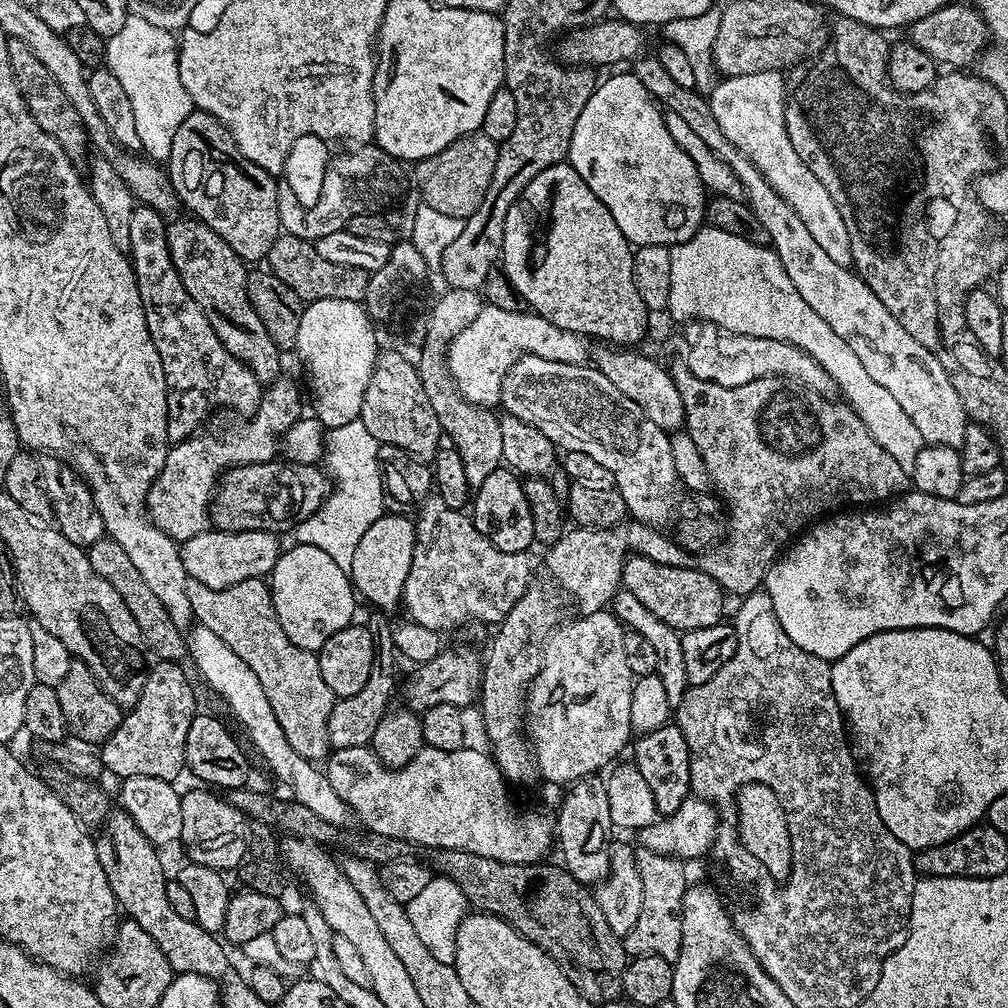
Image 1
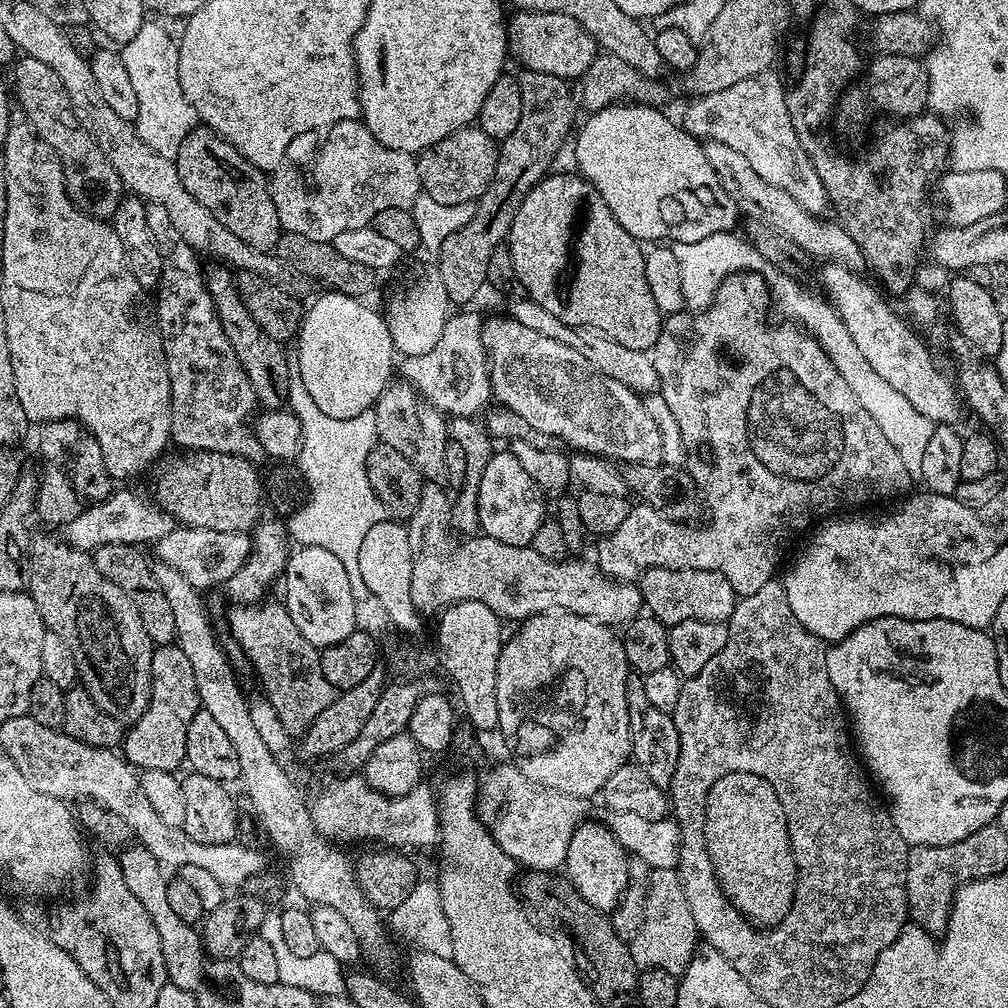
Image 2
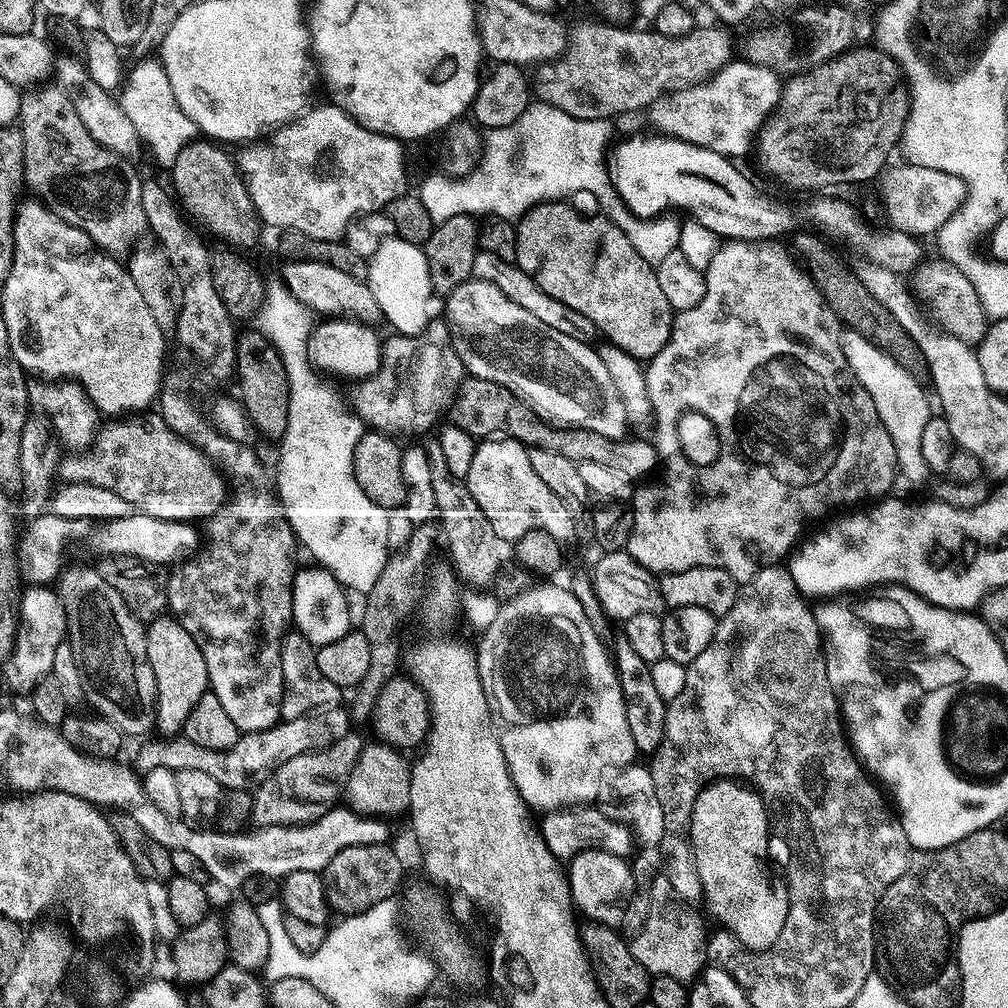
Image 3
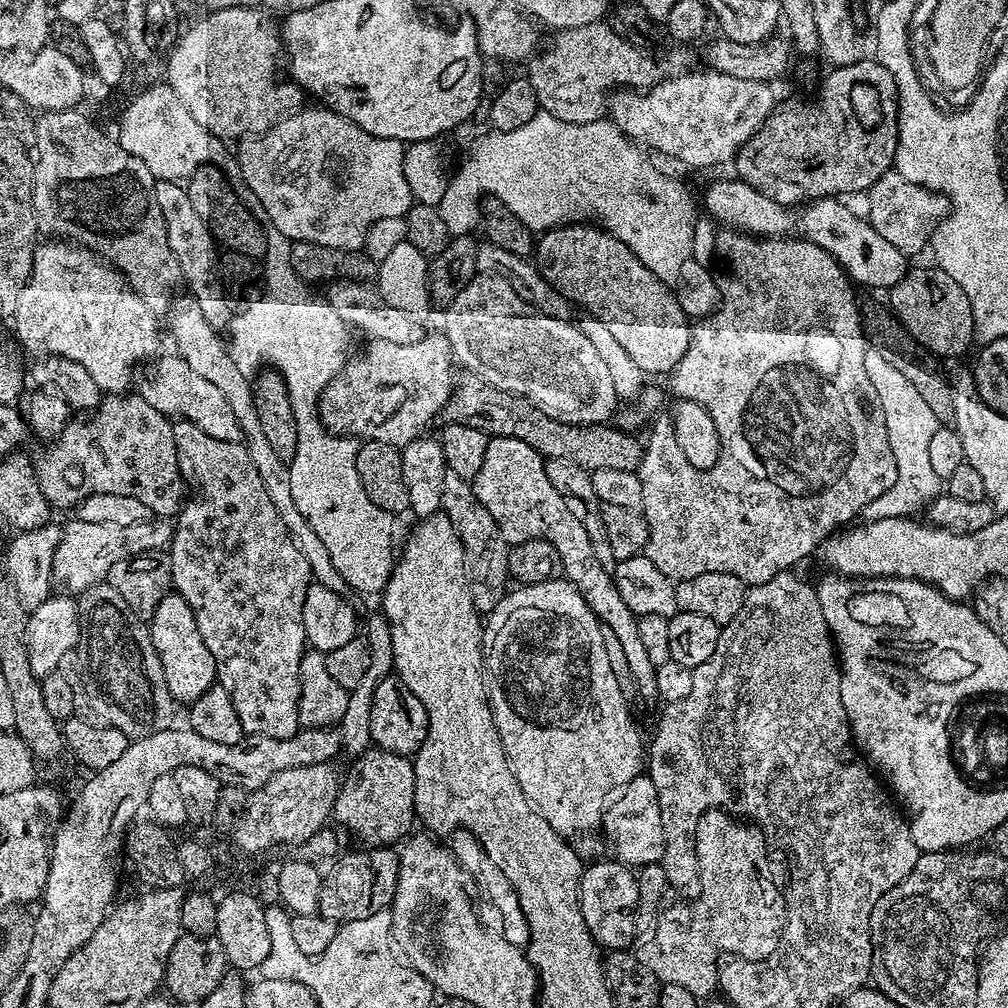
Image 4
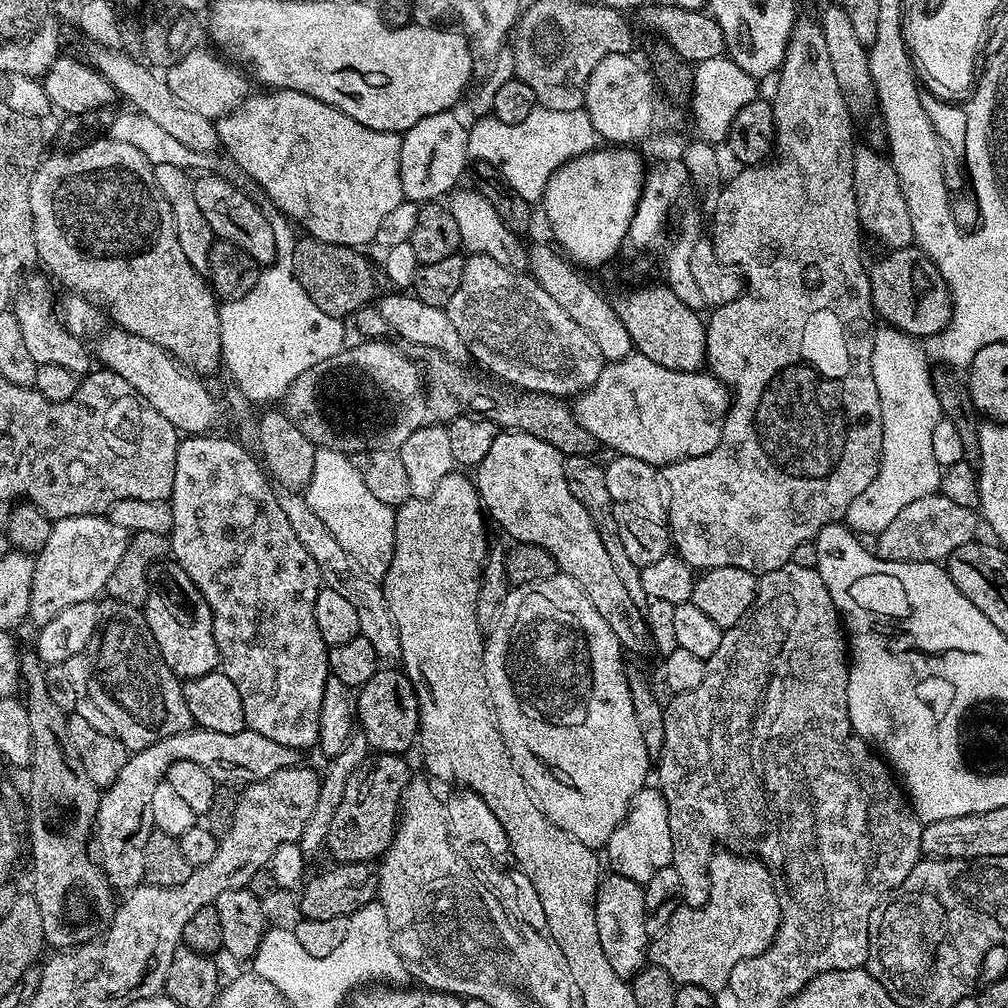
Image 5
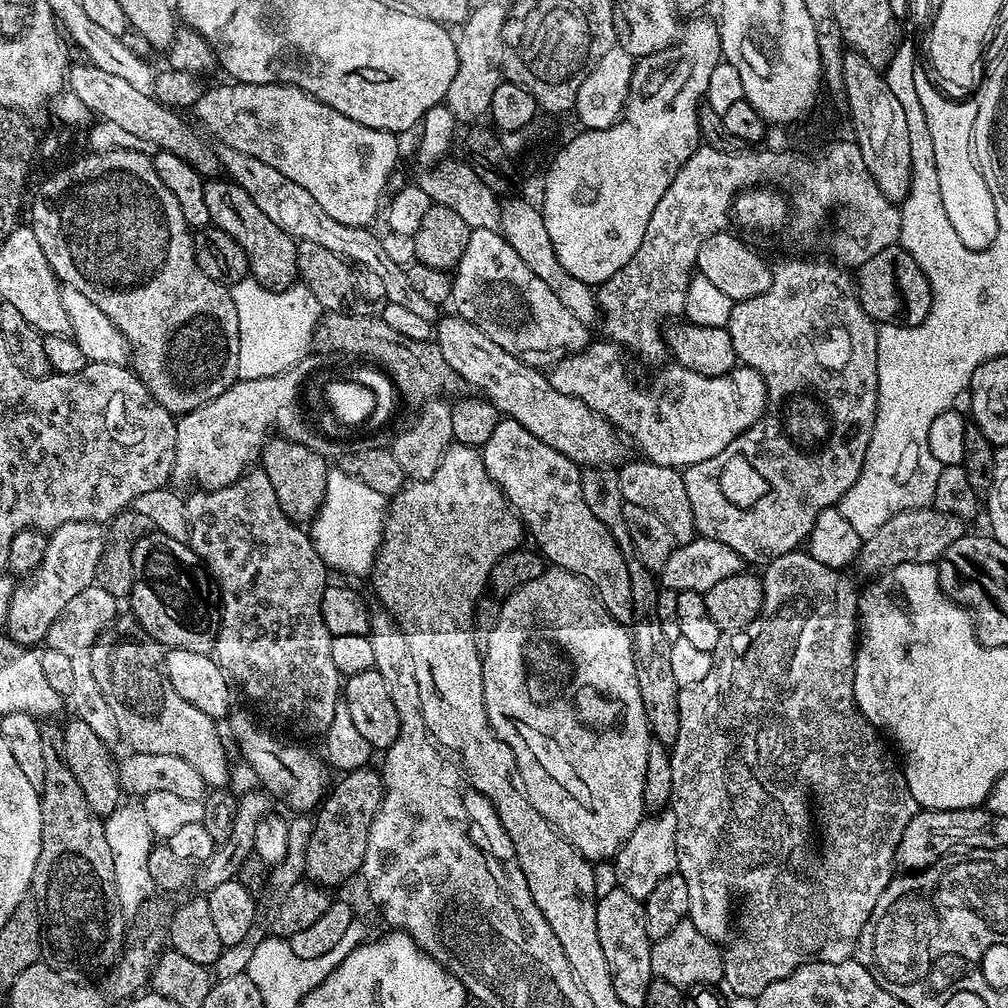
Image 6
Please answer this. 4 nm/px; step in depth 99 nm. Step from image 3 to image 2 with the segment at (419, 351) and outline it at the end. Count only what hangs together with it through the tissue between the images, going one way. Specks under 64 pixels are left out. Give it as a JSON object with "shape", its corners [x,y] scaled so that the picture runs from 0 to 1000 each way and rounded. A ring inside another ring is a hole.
{"shape":[[[472,310],[445,313],[438,335],[435,335],[427,351],[400,354],[400,376],[441,414],[471,414],[471,409],[479,410],[485,404],[484,397],[489,396],[488,377],[484,374],[484,350],[480,348],[477,324],[478,313]]]}

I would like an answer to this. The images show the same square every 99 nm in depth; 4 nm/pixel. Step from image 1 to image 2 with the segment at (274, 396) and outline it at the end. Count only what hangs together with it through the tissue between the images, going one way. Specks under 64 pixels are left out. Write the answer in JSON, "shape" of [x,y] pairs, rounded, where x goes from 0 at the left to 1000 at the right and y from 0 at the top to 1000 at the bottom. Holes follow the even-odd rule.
{"shape":[[[112,487],[105,496],[94,497],[84,503],[65,522],[65,539],[88,550],[94,548],[97,542],[106,540],[134,540],[136,542],[150,541],[152,538],[168,532],[173,523],[169,509],[163,507],[158,500],[138,492],[135,488]],[[148,496],[148,497],[147,497]]]}

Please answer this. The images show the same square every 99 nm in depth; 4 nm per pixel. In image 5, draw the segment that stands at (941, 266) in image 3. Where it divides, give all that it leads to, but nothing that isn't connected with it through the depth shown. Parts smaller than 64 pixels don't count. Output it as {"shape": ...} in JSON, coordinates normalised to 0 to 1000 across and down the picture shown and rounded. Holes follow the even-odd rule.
{"shape":[[[908,244],[890,246],[877,253],[881,254],[864,263],[861,271],[865,305],[870,314],[899,333],[932,333],[944,317],[944,292],[927,259]]]}

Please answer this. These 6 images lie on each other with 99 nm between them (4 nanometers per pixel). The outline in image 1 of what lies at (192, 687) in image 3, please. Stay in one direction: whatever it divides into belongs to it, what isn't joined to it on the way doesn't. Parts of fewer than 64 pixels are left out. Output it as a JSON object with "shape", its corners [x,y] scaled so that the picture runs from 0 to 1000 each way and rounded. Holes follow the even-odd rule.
{"shape":[[[161,655],[152,658],[146,664],[141,681],[141,688],[132,702],[123,706],[121,716],[109,732],[98,739],[97,749],[100,759],[107,762],[115,769],[115,772],[132,770],[133,768],[145,768],[145,772],[161,772],[174,775],[175,769],[184,765],[183,741],[185,740],[185,728],[188,728],[188,716],[196,708],[194,702],[194,687],[187,680],[187,671],[179,664],[178,658]]]}

